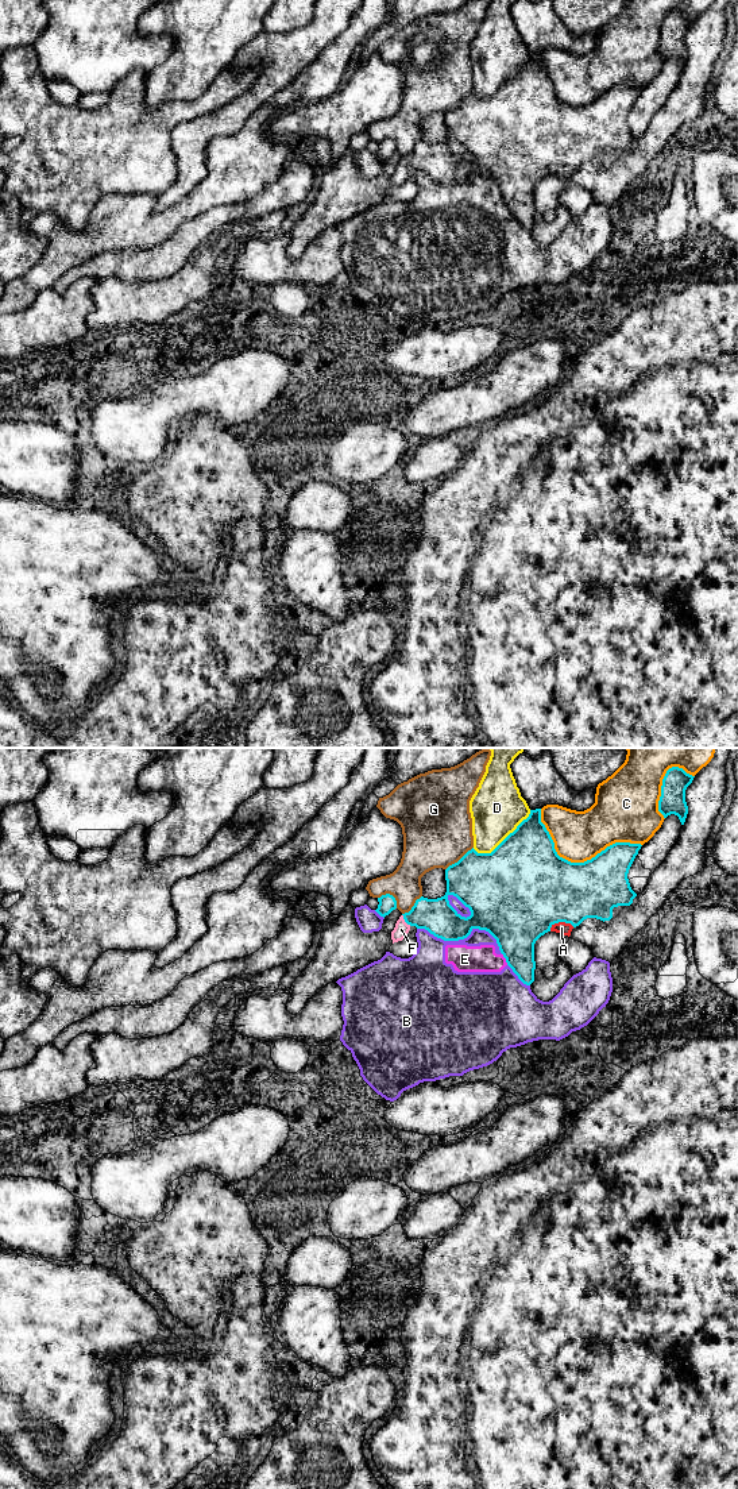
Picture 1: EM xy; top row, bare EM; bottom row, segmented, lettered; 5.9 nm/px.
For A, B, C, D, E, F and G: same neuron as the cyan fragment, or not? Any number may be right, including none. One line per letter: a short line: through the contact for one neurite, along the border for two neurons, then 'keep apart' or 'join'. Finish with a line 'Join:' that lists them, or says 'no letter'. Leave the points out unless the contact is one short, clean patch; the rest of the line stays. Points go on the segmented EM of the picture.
A: line xy (574, 926), (565, 922), (556, 922), (549, 930); keep apart
B: keep apart
C: keep apart
D: keep apart
E: line xy (502, 953), (507, 964); keep apart
F: line xy (436, 915), (418, 915), (405, 921), (401, 929); join
G: keep apart
Join: F

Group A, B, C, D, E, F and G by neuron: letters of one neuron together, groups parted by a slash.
A B E / C / D / F / G

